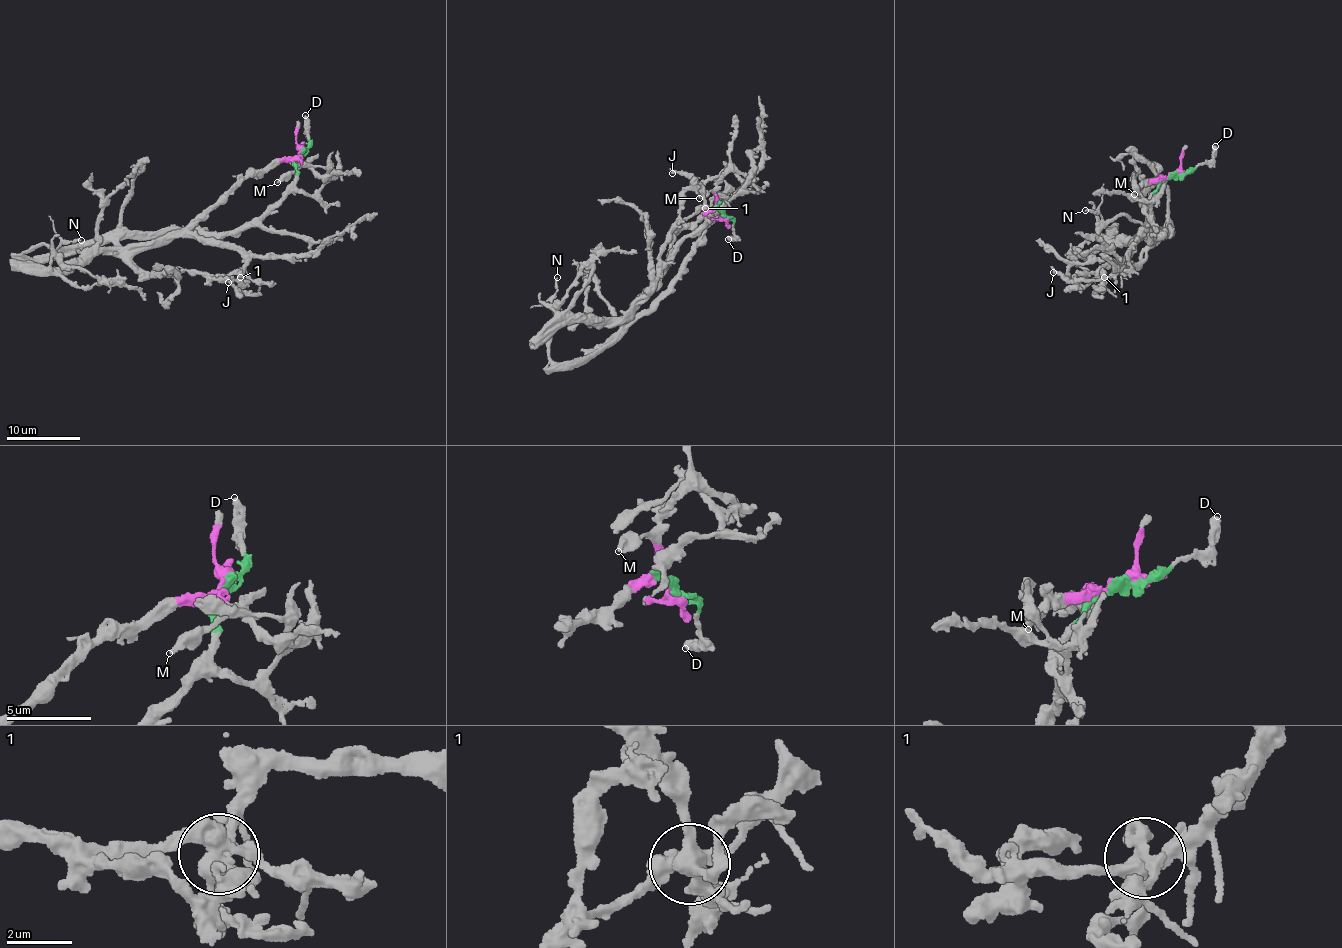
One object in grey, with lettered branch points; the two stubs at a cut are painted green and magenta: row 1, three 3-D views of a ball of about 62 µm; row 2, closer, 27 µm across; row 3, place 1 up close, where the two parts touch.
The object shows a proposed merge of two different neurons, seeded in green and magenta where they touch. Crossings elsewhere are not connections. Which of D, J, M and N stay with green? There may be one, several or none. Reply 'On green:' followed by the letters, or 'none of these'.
On green: D, N

